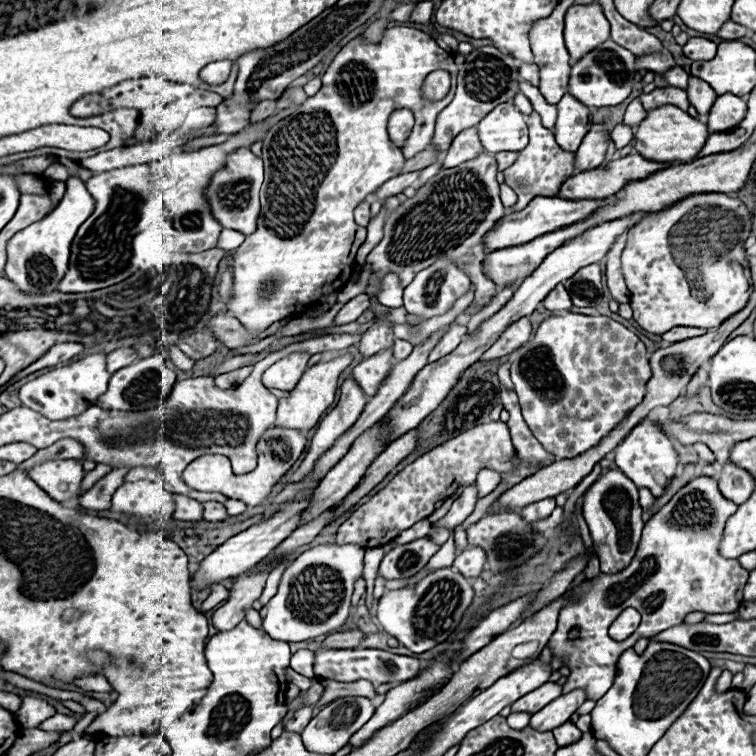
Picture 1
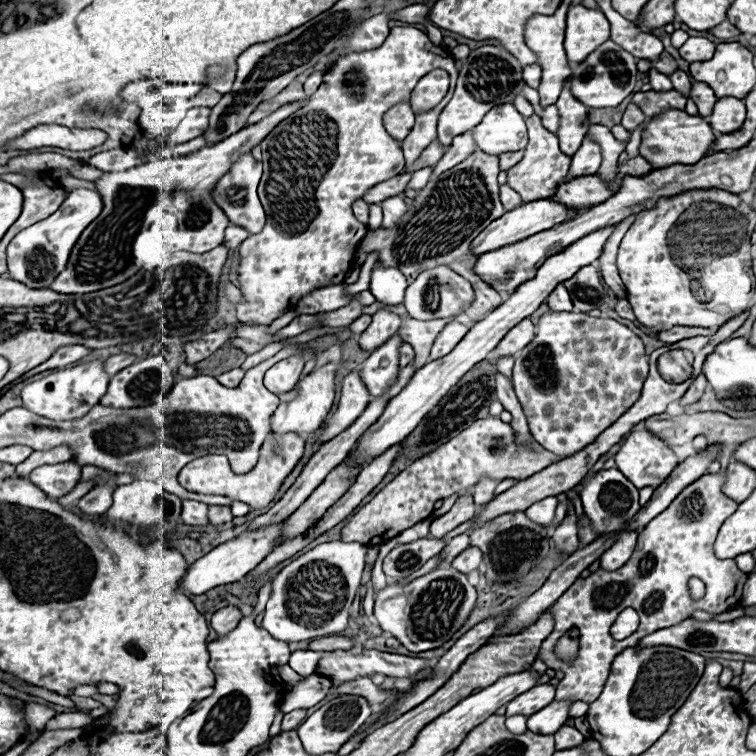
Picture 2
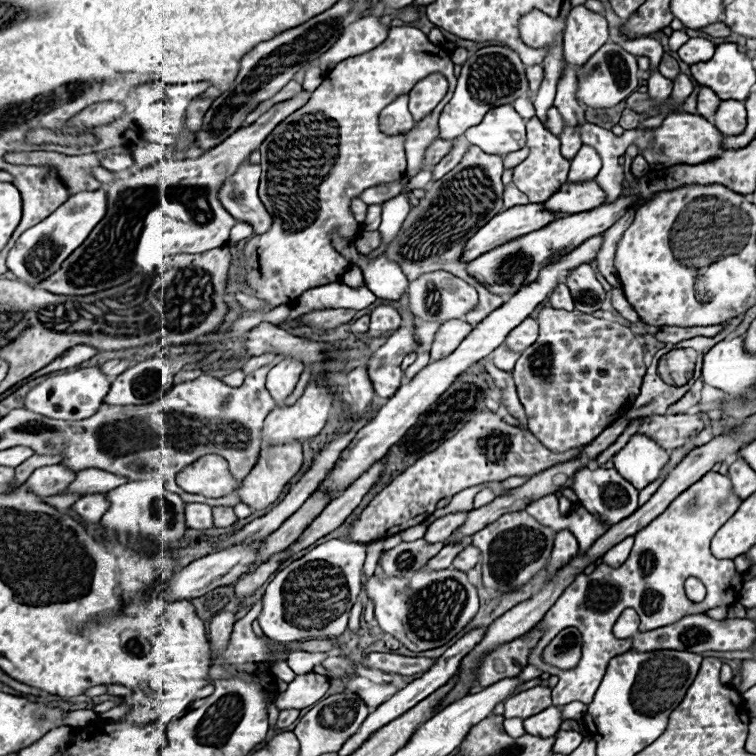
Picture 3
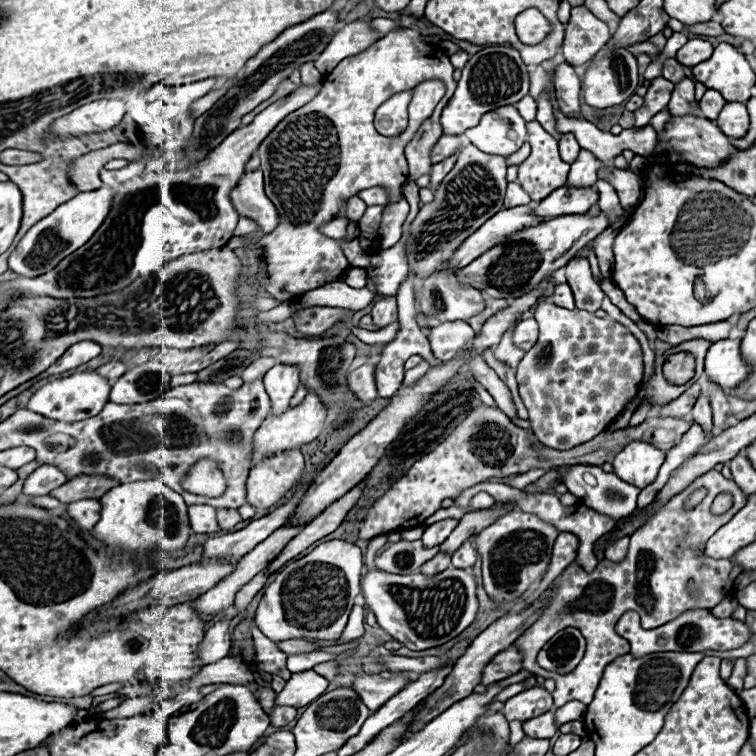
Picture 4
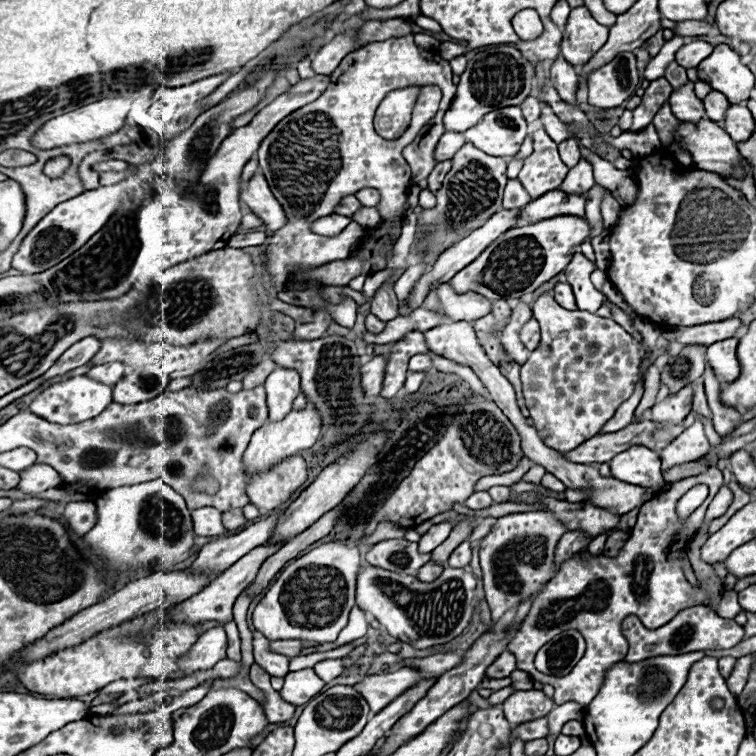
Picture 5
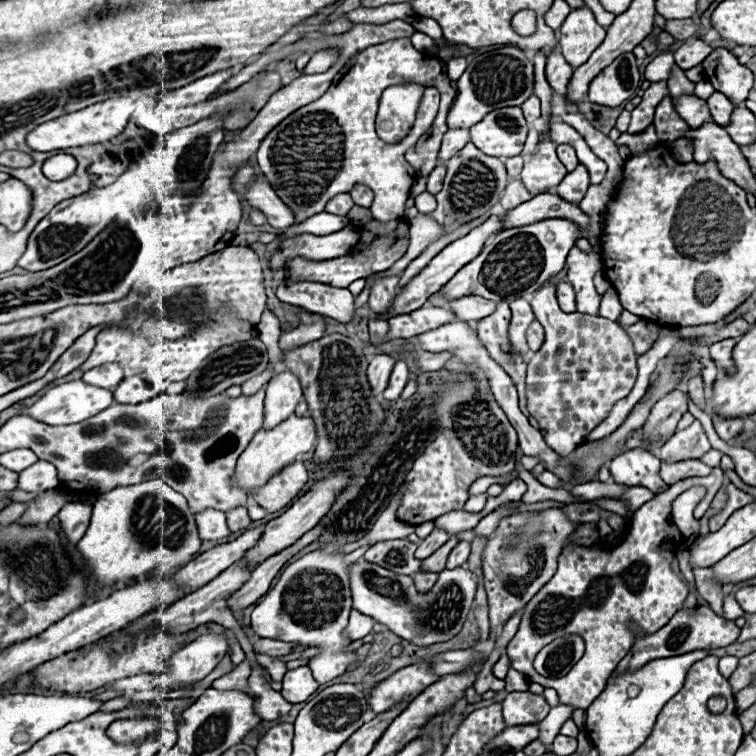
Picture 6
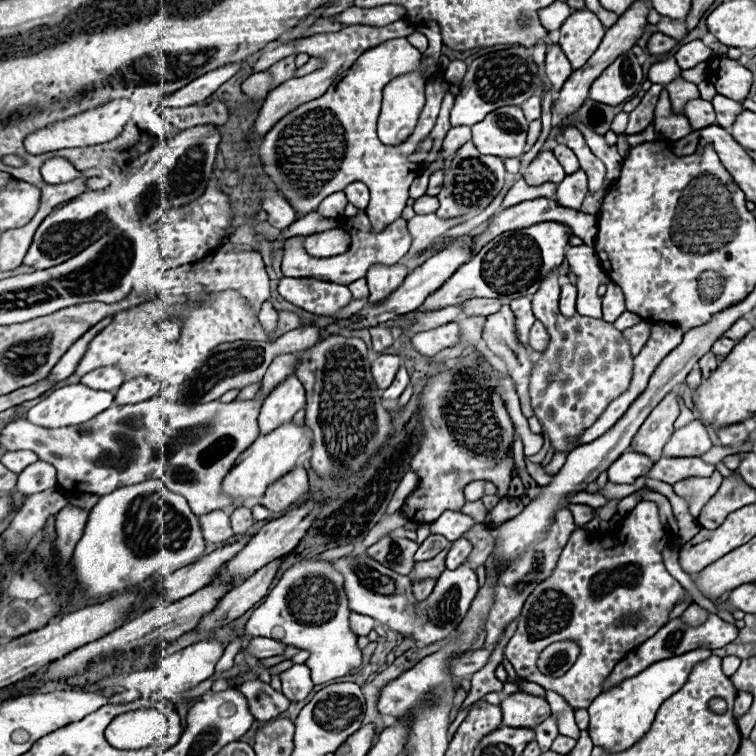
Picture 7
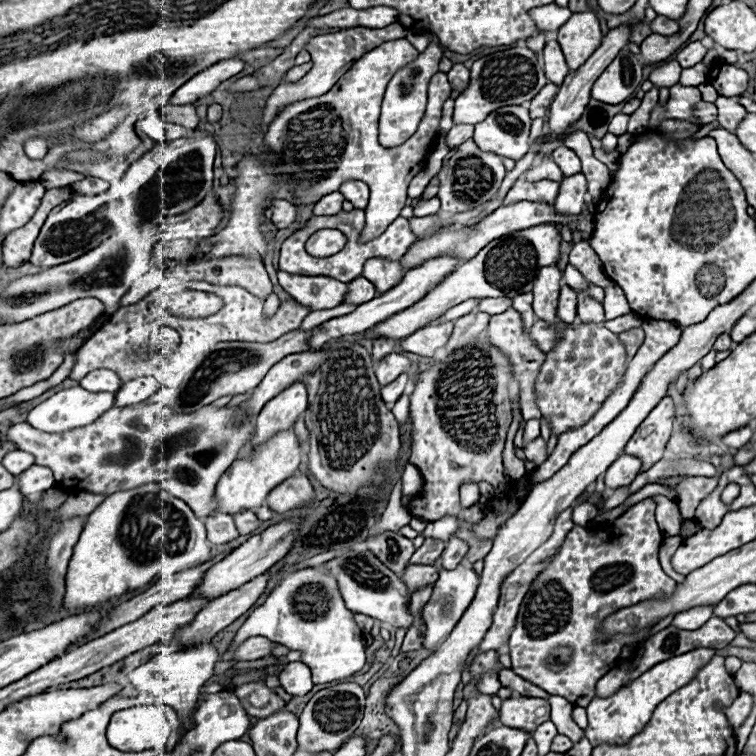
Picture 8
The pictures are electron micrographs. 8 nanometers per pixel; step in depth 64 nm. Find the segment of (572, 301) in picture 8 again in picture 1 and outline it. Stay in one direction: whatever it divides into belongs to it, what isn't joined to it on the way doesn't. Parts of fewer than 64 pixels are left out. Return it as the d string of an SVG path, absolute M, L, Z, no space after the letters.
M558 284L544 300L542 300L542 306L546 310L570 310L572 308L572 300L566 292L566 288L562 284Z

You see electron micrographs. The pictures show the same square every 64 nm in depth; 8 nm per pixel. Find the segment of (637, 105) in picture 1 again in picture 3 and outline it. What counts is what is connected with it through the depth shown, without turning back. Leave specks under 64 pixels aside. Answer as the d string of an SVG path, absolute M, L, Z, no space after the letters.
M626 108L624 114L622 114L622 118L620 118L620 126L624 130L634 130L634 128L638 128L638 124L640 124L640 114Z

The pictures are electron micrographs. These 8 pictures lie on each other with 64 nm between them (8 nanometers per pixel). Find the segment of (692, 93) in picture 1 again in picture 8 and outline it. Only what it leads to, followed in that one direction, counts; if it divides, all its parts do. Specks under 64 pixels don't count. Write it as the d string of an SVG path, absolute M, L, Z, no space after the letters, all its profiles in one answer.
M718 96L718 100L714 104L718 108L718 124L722 128L734 132L734 126L738 126L742 116L746 116L744 106L738 104L736 98L726 98L726 96Z

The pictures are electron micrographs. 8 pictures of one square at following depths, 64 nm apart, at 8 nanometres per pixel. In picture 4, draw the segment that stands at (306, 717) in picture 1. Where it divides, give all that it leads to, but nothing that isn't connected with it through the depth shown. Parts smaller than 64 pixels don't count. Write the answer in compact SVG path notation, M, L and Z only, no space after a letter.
M274 706L274 712L270 716L272 726L286 726L296 718L296 708L292 706Z

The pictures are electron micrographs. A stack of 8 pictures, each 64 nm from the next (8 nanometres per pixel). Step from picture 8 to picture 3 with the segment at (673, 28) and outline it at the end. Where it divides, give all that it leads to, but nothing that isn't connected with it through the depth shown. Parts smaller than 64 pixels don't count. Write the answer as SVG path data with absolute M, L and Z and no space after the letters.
M716 22L716 24L710 24L710 26L702 28L702 32L710 34L710 36L714 36L714 38L726 38L726 36L730 36L730 34L732 34L732 30L730 30L730 28L728 28L724 22Z

